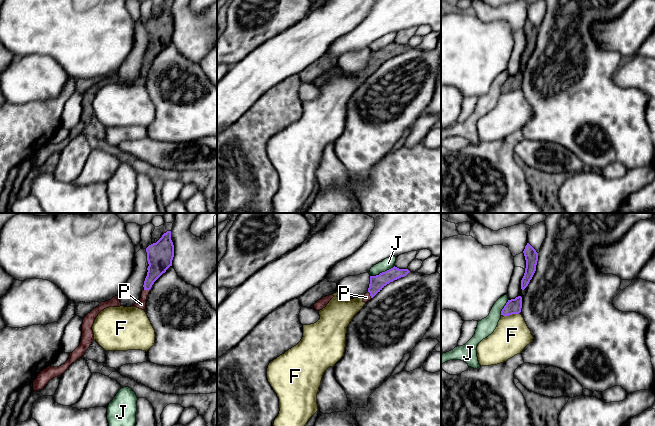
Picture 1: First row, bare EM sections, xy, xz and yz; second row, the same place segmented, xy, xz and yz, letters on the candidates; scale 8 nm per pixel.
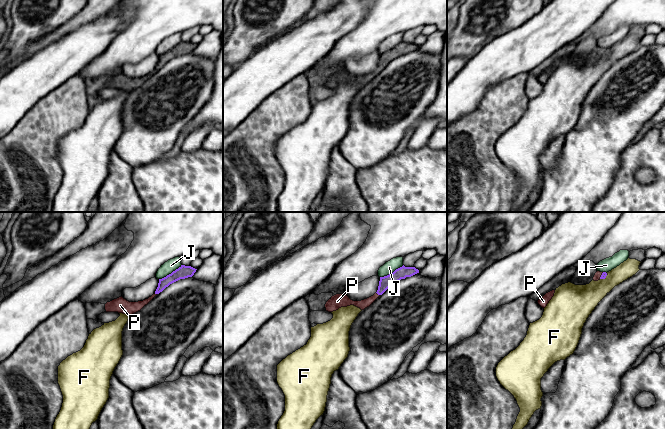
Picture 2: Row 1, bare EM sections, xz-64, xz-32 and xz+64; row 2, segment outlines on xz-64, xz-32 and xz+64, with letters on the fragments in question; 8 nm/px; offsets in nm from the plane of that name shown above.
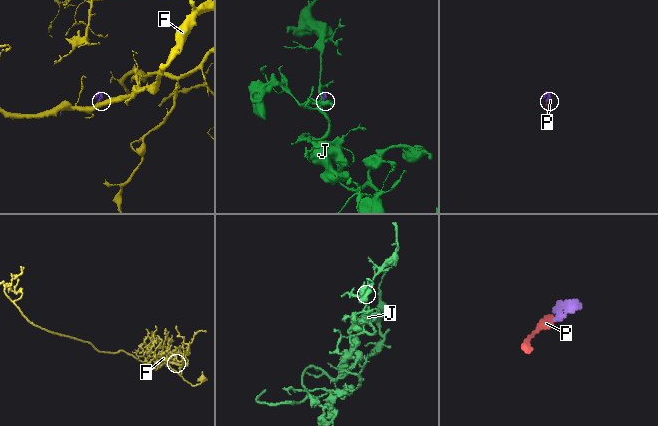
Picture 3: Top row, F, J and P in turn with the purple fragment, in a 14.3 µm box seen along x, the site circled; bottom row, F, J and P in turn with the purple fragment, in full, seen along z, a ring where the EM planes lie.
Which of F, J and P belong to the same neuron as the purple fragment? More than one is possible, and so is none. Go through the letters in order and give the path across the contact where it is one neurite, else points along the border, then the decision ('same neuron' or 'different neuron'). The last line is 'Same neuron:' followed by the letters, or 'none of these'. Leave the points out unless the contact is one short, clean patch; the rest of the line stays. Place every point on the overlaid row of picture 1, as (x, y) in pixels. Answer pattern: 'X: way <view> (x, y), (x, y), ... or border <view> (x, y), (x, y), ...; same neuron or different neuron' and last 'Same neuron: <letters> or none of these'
F: border yz (519, 312), (504, 316); different neuron
J: border xz (394, 265), (378, 274), (370, 276); different neuron
P: way xz (377, 282), (370, 295), (366, 297); same neuron
Same neuron: P

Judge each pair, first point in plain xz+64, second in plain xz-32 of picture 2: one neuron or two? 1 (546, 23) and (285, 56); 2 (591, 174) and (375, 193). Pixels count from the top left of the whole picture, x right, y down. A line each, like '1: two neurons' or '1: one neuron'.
1: one neuron
2: two neurons

